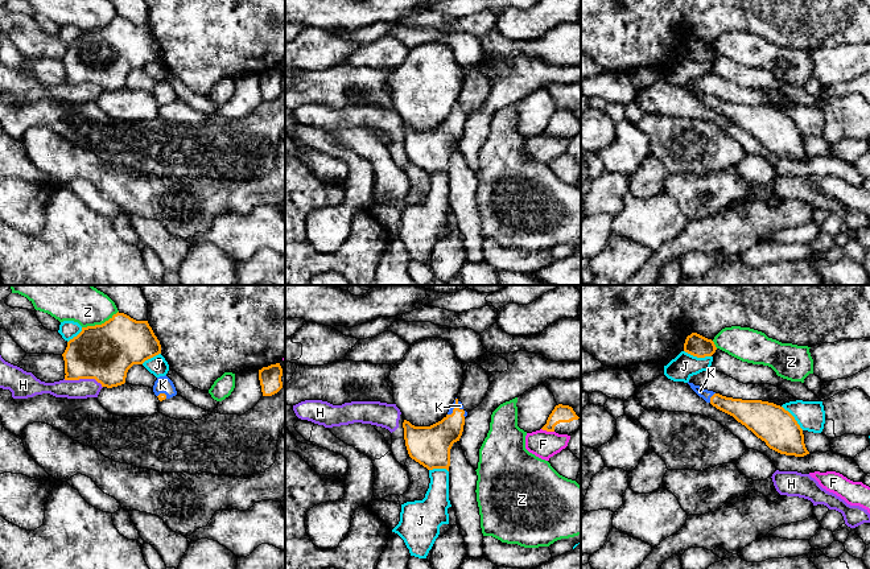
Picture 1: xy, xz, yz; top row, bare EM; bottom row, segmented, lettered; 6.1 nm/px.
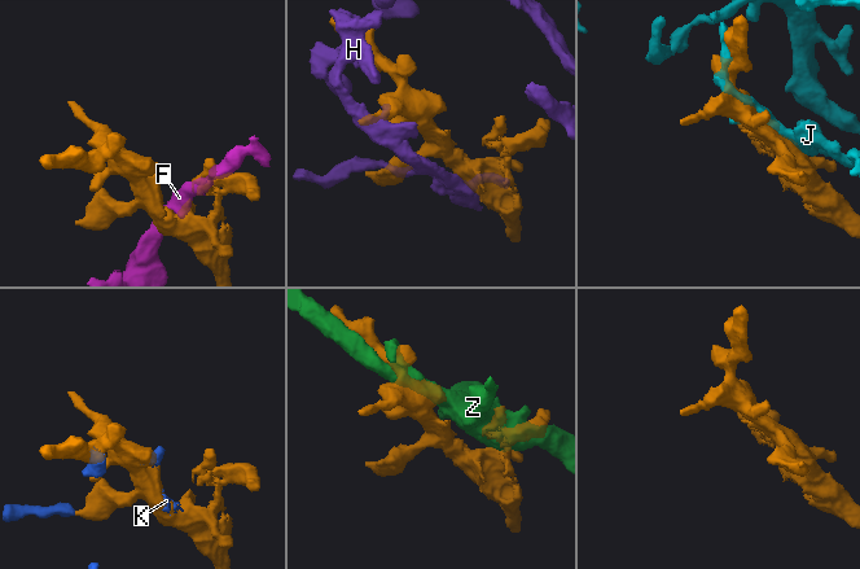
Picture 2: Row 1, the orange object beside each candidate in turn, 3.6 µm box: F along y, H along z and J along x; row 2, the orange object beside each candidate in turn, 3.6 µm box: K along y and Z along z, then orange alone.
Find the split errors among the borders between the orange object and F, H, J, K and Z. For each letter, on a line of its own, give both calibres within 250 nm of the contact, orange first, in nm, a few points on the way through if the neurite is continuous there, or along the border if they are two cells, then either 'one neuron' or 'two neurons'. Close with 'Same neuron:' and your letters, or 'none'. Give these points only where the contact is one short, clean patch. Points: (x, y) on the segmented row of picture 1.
F: 110/170 nm | two neurons
H: 340/120 nm | two neurons
J: 140/150 nm | two neurons
K: 160/60 nm | one neuron
Z: 340/300 nm | two neurons
Same neuron: K

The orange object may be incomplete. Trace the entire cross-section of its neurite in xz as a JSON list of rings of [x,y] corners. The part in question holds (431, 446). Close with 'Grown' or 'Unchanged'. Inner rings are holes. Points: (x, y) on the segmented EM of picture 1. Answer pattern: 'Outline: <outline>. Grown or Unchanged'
Outline: [[[455,399],[448,415],[430,426],[415,426],[404,420],[404,440],[412,459],[426,467],[446,469],[450,466],[450,449],[459,441],[467,412]]]. Grown

